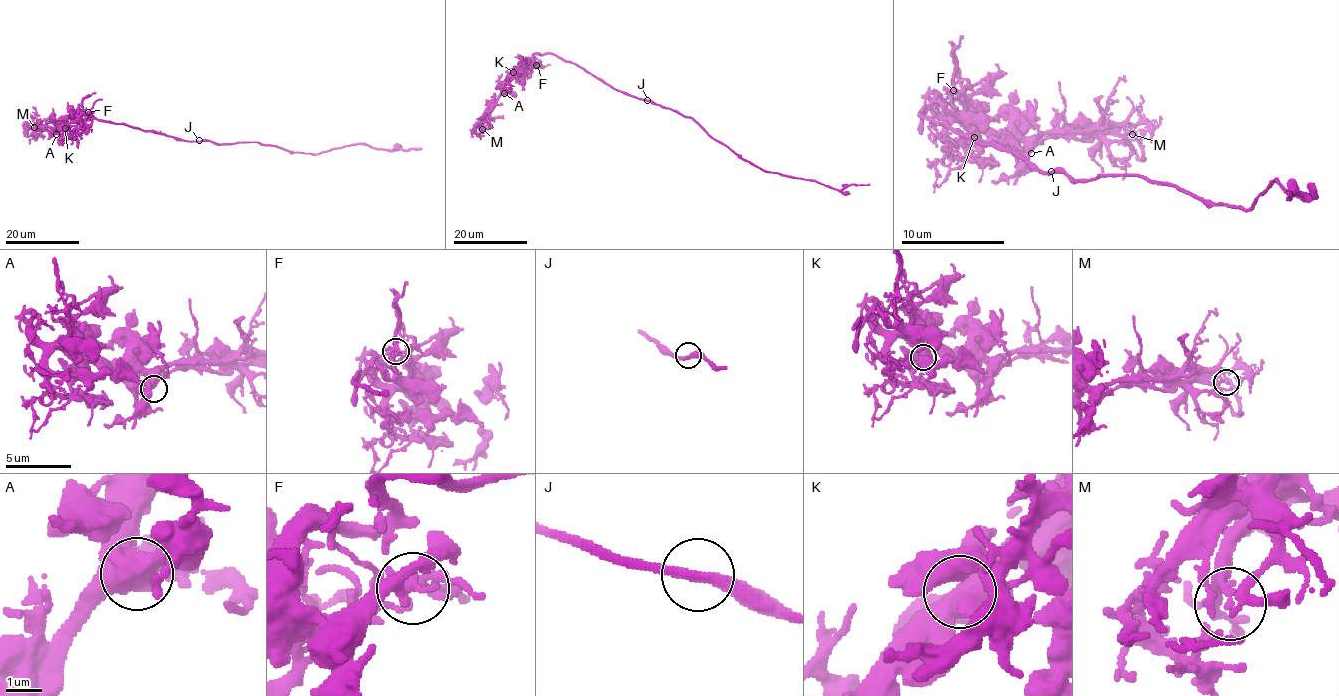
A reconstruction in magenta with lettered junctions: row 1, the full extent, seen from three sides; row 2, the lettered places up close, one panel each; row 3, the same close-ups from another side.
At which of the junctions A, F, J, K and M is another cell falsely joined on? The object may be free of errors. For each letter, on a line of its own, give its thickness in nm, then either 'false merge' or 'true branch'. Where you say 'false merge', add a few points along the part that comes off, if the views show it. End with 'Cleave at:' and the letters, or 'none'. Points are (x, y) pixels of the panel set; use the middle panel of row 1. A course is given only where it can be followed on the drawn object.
A: 600 nm | true branch
F: 280 nm | true branch
J: 280 nm | true branch
K: 600 nm | true branch
M: 200 nm | false merge | (482, 129), (481, 118), (491, 108), (495, 93)
Cleave at: M

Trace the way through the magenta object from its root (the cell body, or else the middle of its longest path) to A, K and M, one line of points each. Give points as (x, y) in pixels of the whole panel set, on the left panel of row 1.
A: (198, 141), (181, 140), (95, 118), (87, 124), (84, 114), (68, 125), (59, 126), (56, 134)
K: (198, 141), (181, 140), (95, 118), (87, 124), (84, 114), (65, 128)
M: (198, 141), (181, 140), (95, 118), (87, 124), (84, 114), (56, 128), (39, 124), (34, 127)

